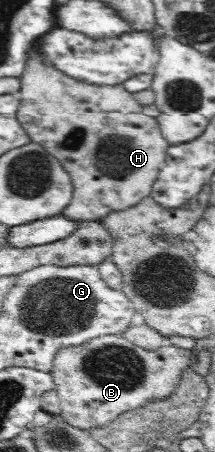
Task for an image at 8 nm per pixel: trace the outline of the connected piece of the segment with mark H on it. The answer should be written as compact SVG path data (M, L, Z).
M33 45L27 52L24 74L19 79L20 88L17 110L18 121L30 135L33 142L55 156L71 176L73 198L69 206L62 210L67 218L78 221L94 221L106 218L111 212L119 212L132 207L147 198L164 166L169 152L169 142L161 133L157 118L144 115L142 105L122 84L116 86L94 86L93 83L78 82L44 61L40 47Z

